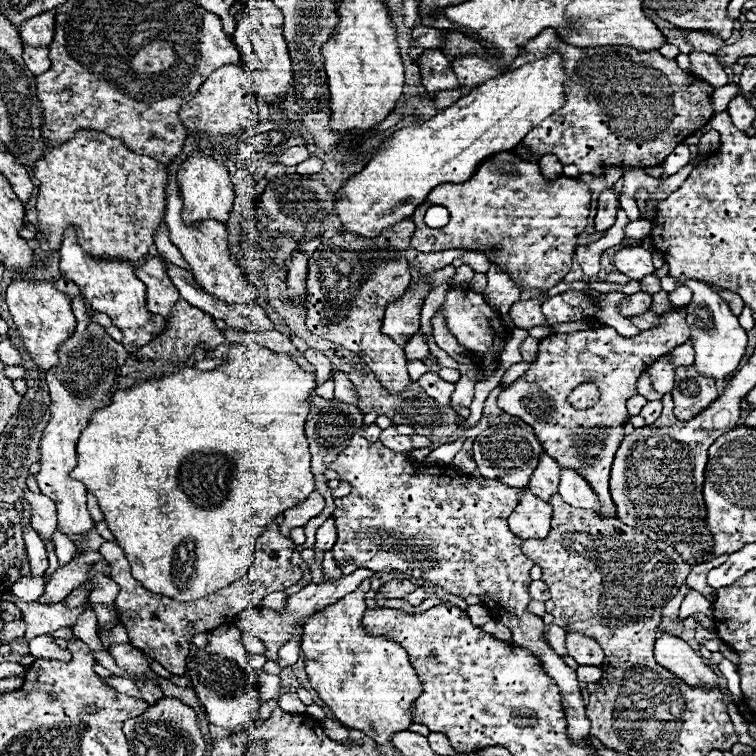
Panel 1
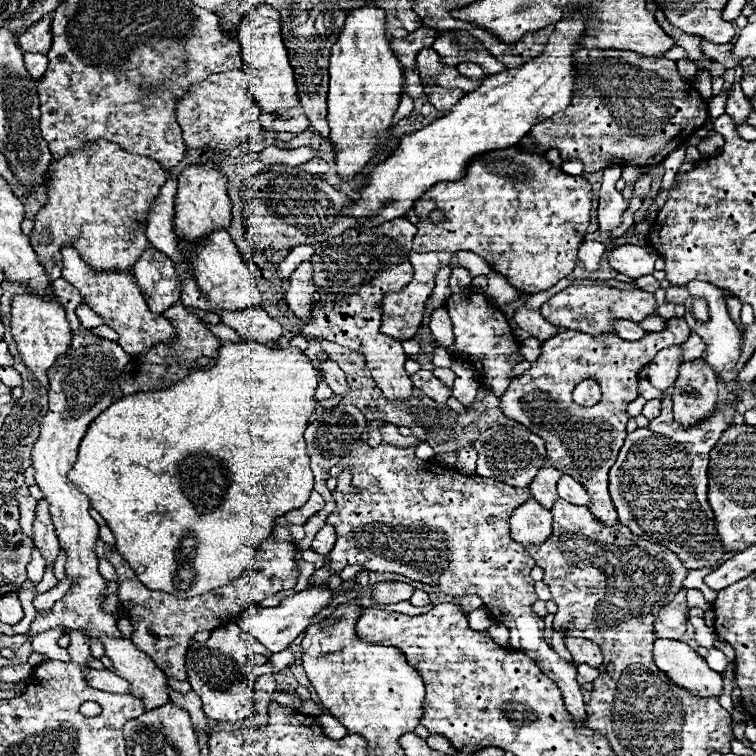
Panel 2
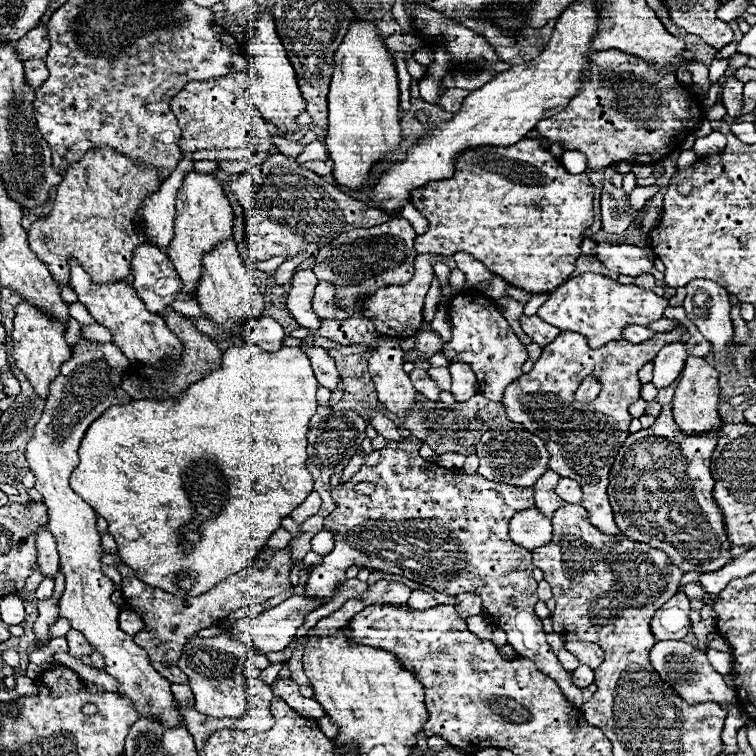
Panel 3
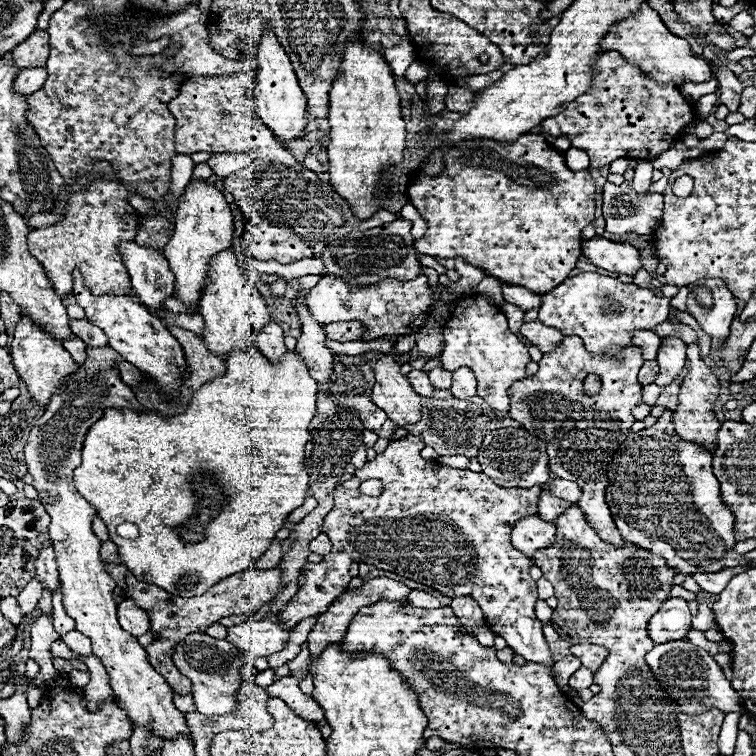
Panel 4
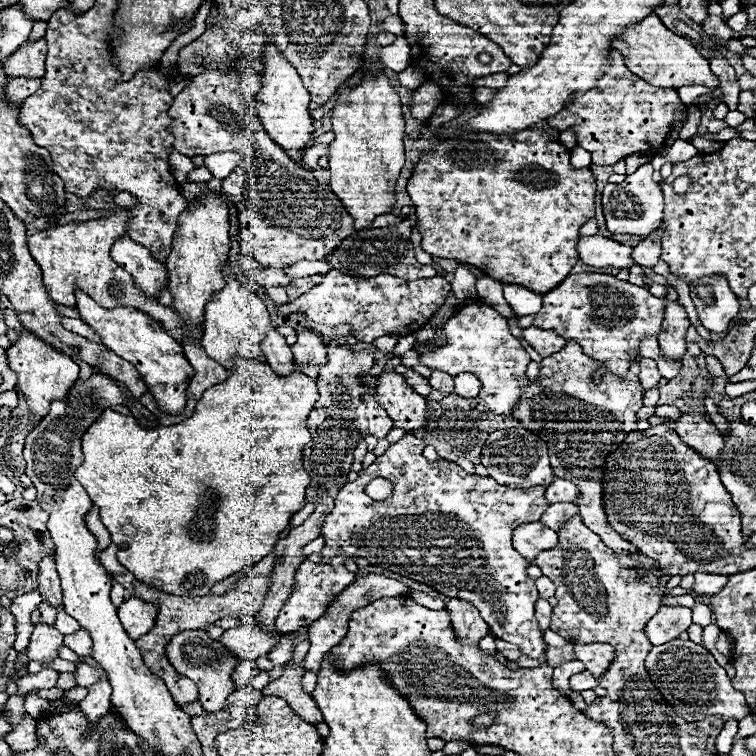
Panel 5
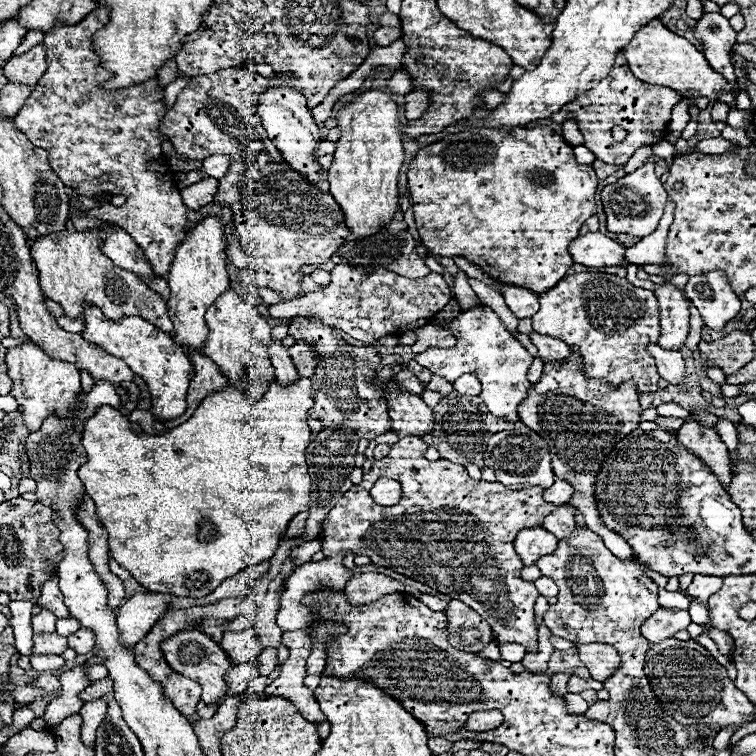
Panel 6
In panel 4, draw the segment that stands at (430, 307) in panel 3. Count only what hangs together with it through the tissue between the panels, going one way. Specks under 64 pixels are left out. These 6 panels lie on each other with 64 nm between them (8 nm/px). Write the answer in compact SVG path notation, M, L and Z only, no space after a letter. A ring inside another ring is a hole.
M398 218L394 222L388 222L378 228L370 230L352 230L352 234L346 234L340 238L340 242L334 242L332 246L324 248L322 260L326 264L326 274L340 276L352 286L368 286L372 282L378 282L380 278L398 278L402 282L416 278L418 274L426 274L432 282L432 286L438 286L438 272L420 266L416 260L414 240L410 236L412 222Z

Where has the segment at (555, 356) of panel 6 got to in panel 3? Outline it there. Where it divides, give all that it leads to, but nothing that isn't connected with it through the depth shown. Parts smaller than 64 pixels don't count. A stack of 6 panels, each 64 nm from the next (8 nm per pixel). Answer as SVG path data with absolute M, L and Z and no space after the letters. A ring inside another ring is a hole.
M522 316L520 318L520 326L522 330L538 344L538 346L548 346L550 342L554 342L560 336L560 330L546 324L544 320L540 320L538 316Z

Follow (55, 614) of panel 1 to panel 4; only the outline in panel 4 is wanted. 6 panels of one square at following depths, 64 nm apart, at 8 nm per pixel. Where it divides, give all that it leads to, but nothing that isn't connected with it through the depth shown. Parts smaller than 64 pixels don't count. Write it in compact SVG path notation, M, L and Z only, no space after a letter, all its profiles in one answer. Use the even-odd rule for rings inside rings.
M88 346L86 352L88 358L84 366L78 368L76 374L60 388L60 394L50 398L44 416L32 428L28 444L24 448L26 466L28 474L34 476L32 486L42 496L38 500L52 516L48 530L56 550L66 614L76 620L76 630L92 640L94 656L100 658L110 674L114 700L122 710L126 710L132 724L148 728L152 736L174 740L176 736L190 736L184 712L174 706L168 682L164 682L164 678L156 674L152 666L148 666L144 648L140 648L136 638L122 630L122 626L118 624L116 604L112 600L112 590L116 588L116 582L110 578L104 562L100 560L100 540L92 532L92 514L96 514L96 510L90 502L86 502L86 498L76 490L72 482L72 472L82 462L82 440L88 428L104 414L104 410L112 406L122 406L142 412L146 408L136 400L134 392L120 380L116 372L114 364L116 360L120 360L120 354L116 354L110 346Z

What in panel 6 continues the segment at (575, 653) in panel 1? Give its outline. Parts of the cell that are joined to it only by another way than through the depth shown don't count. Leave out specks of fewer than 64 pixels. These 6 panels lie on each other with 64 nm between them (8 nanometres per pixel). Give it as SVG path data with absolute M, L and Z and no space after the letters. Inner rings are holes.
M582 644L578 654L594 680L604 682L604 678L610 678L620 668L620 656L608 644Z

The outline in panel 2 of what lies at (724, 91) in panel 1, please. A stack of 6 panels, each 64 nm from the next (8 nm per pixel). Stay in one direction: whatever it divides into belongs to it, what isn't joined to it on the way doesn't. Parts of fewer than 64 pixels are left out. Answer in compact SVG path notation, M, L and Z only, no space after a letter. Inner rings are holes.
M722 92L722 94L718 94L716 98L712 98L710 102L708 102L708 120L712 122L714 118L718 118L720 114L724 114L724 102L726 102L726 92Z

